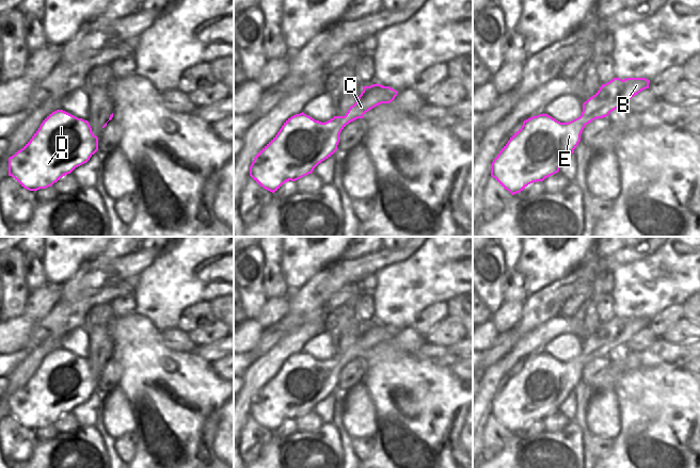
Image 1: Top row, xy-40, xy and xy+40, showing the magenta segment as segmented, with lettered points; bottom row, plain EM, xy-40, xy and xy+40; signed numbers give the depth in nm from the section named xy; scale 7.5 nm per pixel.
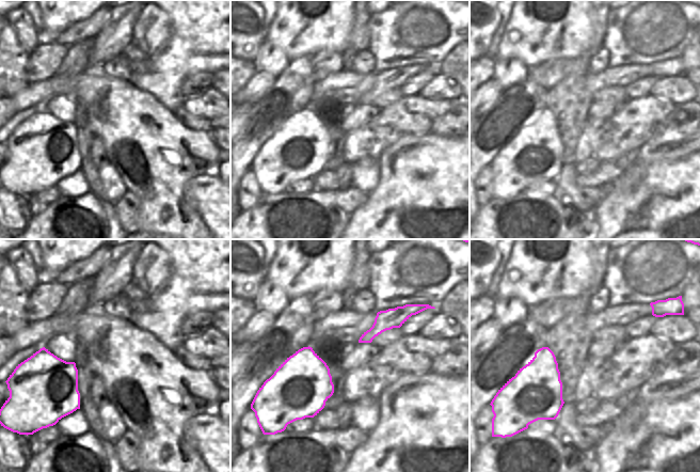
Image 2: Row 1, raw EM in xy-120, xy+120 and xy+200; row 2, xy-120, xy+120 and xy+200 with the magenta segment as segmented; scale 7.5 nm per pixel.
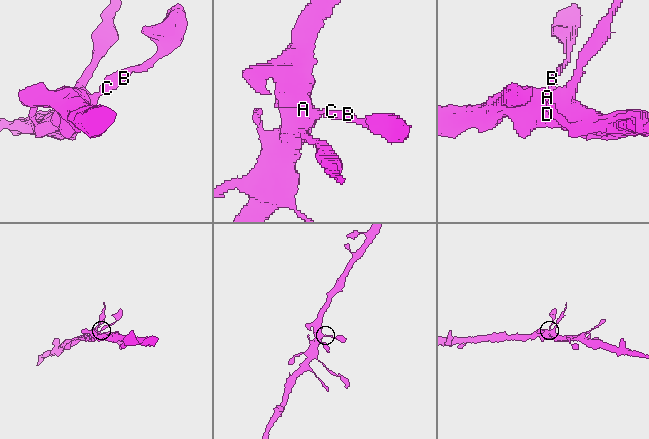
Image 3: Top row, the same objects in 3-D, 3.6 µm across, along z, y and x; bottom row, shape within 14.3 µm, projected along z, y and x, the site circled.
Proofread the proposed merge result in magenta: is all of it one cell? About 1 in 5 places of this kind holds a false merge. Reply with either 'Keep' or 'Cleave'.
Keep

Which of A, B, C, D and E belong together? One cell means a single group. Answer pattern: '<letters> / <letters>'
A B C D E

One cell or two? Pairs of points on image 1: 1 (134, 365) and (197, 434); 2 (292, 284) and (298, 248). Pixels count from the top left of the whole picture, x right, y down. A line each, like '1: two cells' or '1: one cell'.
1: one cell
2: one cell

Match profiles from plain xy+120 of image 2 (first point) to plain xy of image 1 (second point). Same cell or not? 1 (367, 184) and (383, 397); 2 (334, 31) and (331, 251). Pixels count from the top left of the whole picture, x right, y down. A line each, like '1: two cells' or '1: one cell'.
1: two cells
2: one cell

